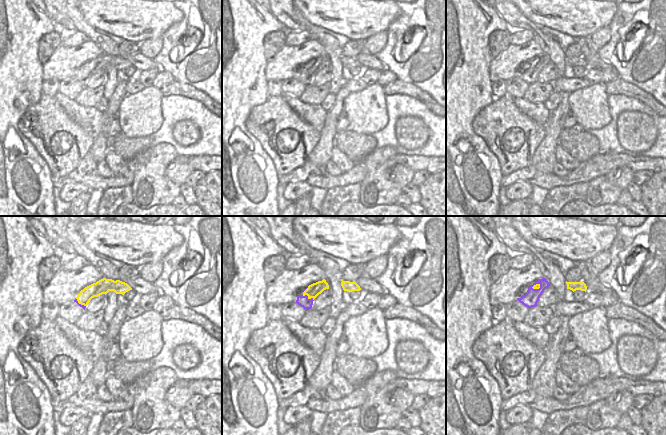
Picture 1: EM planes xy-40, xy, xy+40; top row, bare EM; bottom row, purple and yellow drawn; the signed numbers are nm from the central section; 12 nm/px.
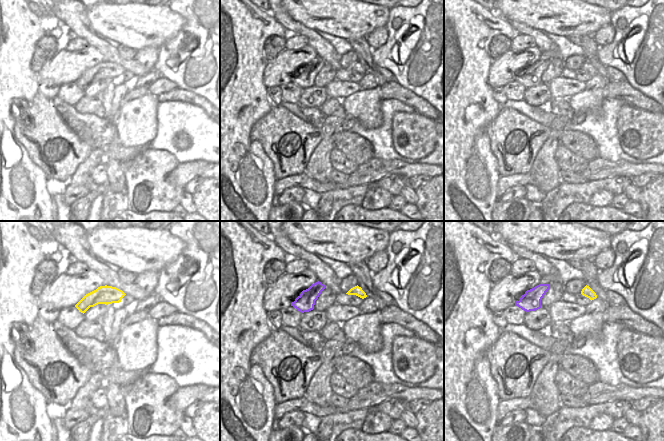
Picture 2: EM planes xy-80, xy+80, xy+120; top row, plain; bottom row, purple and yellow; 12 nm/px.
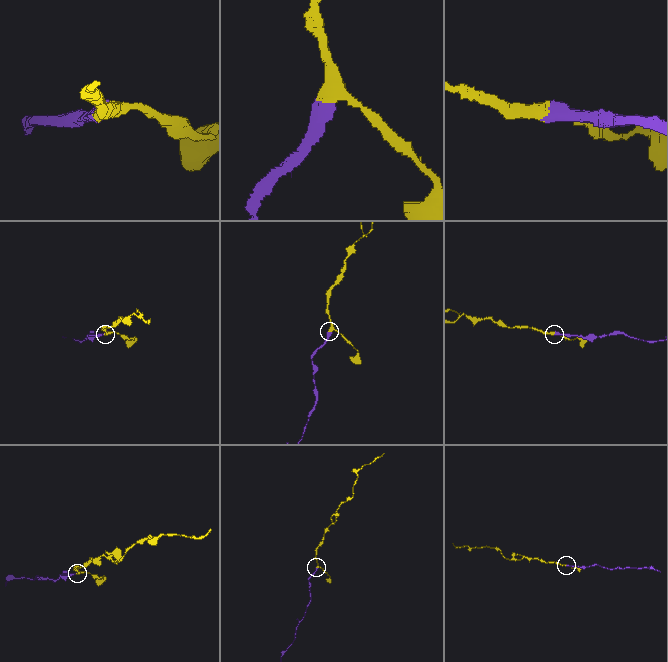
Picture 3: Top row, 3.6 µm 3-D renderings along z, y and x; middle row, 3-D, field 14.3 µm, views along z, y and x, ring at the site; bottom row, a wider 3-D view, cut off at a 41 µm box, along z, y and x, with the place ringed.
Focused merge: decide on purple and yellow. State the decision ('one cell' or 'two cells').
one cell

